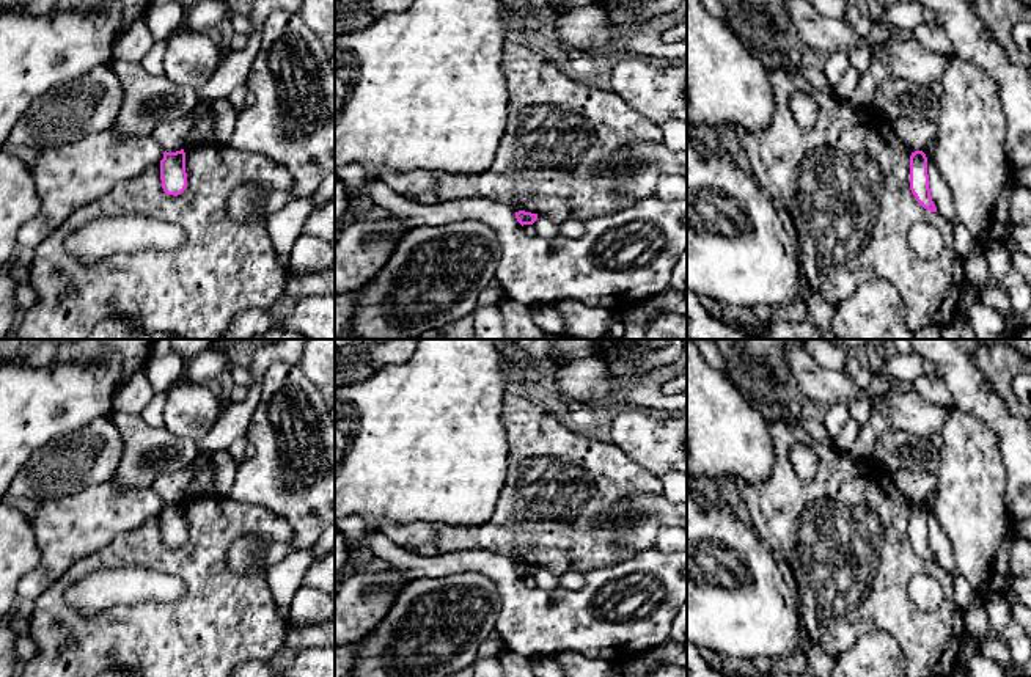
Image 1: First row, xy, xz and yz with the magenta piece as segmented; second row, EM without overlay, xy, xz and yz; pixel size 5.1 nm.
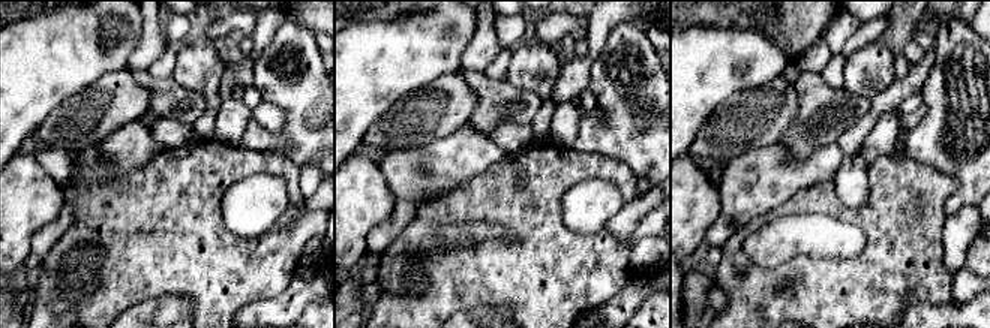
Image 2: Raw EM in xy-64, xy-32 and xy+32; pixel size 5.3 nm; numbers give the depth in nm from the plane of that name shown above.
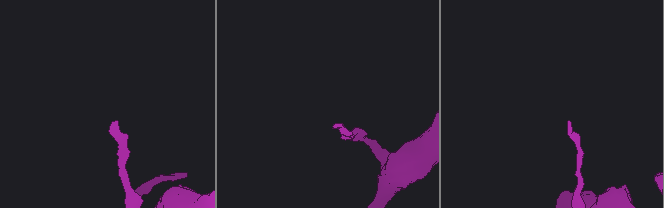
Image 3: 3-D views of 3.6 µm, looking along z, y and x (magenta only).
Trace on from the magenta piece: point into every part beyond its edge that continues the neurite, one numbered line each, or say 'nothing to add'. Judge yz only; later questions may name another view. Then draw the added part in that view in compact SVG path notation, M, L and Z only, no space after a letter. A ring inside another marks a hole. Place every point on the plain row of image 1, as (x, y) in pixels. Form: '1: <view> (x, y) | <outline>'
nothing to add

